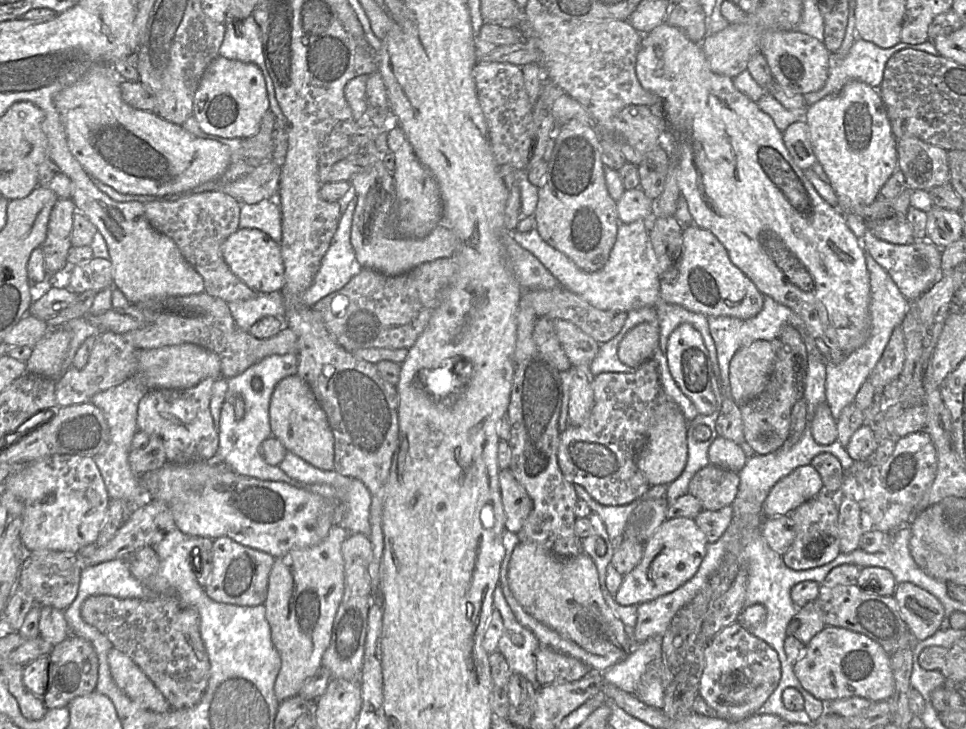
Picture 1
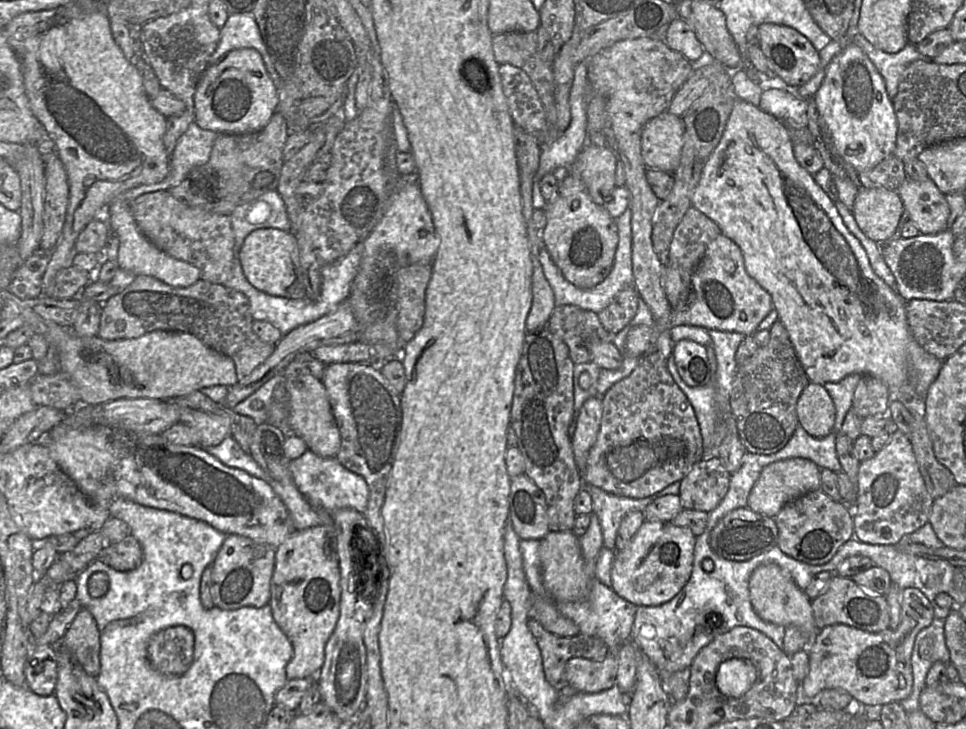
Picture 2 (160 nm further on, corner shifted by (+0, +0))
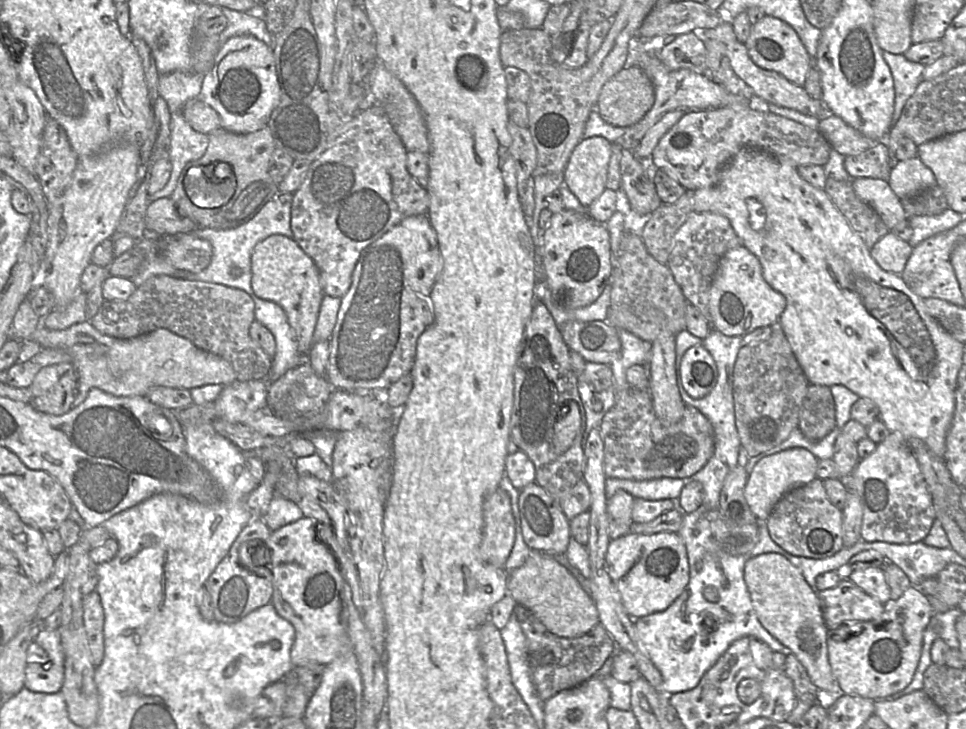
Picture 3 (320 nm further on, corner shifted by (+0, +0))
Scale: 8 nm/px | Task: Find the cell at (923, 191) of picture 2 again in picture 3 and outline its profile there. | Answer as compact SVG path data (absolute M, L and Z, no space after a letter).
M918 156L899 161L887 181L901 201L909 200L937 185L933 171Z

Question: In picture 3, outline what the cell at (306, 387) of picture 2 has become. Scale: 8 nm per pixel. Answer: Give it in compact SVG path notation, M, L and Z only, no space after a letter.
M274 234L266 237L255 245L251 254L251 270L251 287L253 292L259 298L275 302L282 307L296 335L299 351L308 353L313 344L313 332L324 296L319 272L313 260L299 247L293 238Z

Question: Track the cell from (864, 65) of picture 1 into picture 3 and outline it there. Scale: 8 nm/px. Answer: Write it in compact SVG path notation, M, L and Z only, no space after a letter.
M883 51L883 58L890 68L894 83L894 110L891 127L899 120L906 101L922 81L925 65L908 60L903 54Z

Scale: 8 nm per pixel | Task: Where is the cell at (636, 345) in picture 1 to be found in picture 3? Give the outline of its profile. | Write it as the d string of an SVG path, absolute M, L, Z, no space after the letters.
M735 247L721 257L709 290L712 329L727 336L744 336L756 328L779 322L786 304L785 296L764 279L758 257L746 247Z

